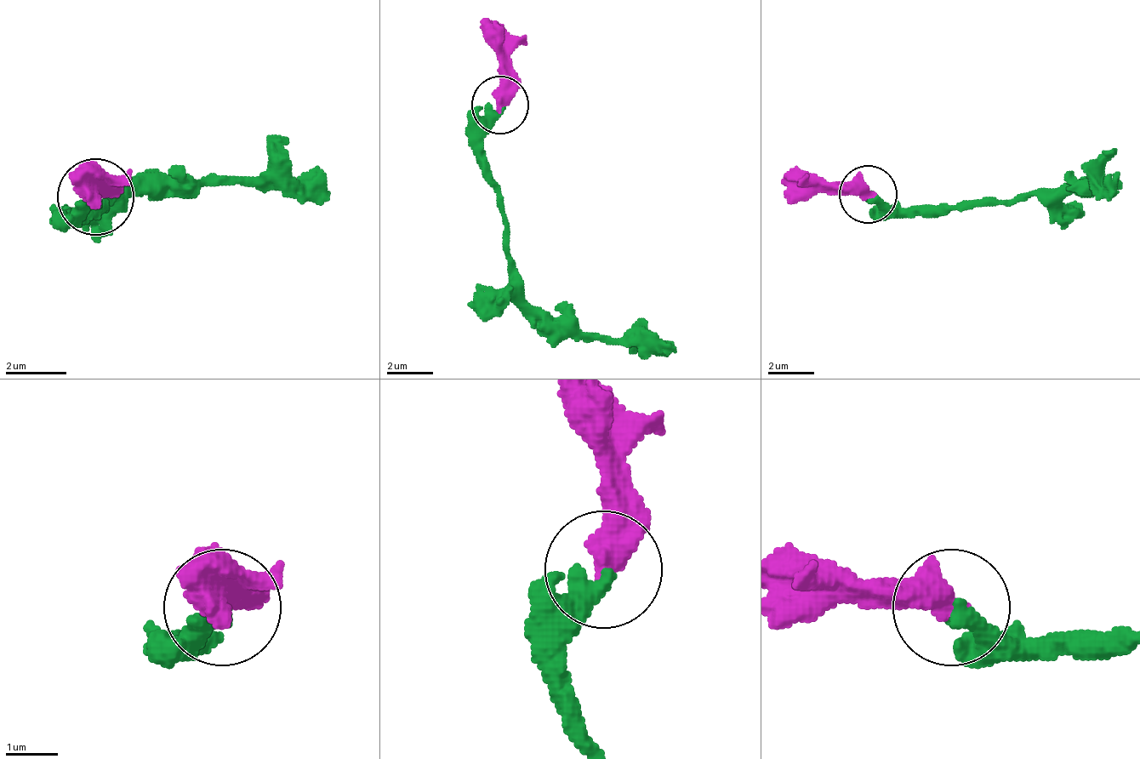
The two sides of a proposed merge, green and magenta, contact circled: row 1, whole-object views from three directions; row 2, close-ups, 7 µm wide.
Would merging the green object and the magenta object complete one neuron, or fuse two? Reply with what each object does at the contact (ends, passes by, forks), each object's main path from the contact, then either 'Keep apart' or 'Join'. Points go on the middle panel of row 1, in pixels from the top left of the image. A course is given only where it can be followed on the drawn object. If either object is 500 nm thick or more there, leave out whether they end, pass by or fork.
Course of green: (501, 104), (484, 138), (484, 179), (501, 213), (513, 288), (588, 334), (663, 339), (675, 351). Course of magenta: (501, 104), (495, 28), (484, 17). Join

